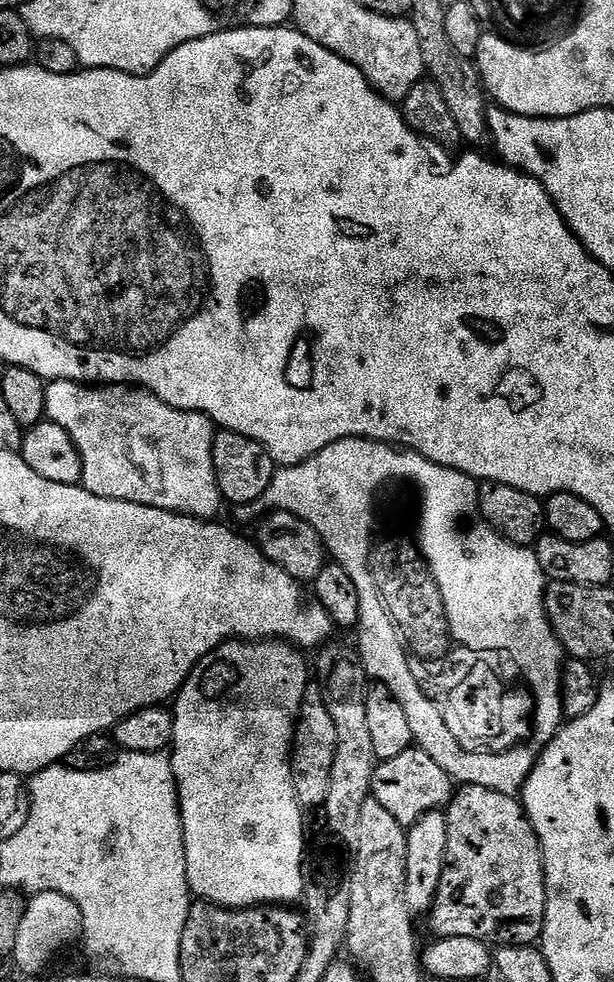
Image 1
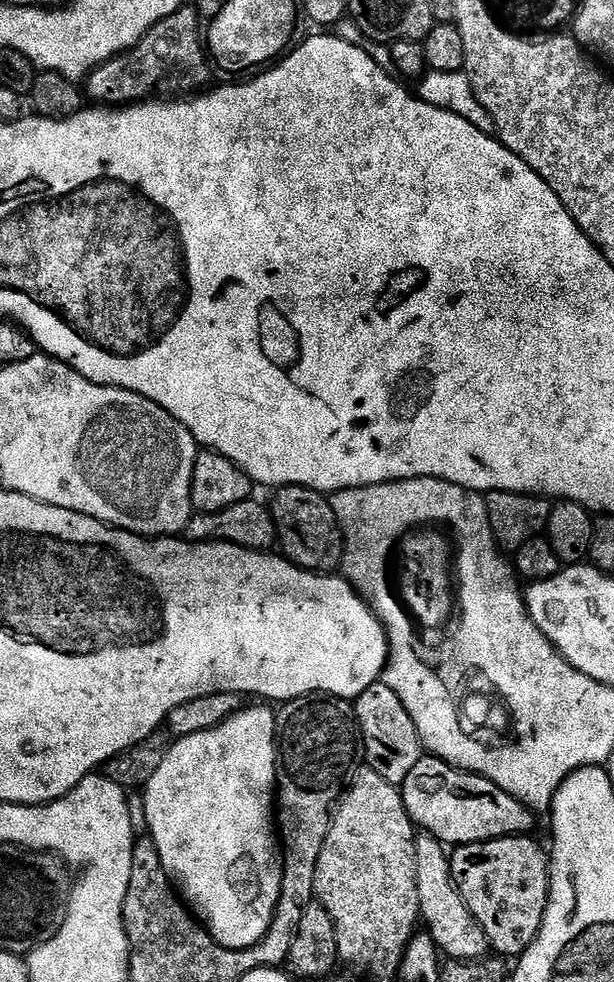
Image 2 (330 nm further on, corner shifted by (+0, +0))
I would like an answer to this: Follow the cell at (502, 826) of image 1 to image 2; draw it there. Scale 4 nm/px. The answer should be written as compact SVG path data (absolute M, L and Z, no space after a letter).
M528 834L503 836L497 840L483 840L477 844L459 845L451 853L452 883L466 902L470 914L486 930L489 949L504 958L519 958L535 942L548 909L550 856L532 841Z

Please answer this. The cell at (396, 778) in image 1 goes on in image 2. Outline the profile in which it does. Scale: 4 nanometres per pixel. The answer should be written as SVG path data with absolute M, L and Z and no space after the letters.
M431 754L424 755L418 766L406 774L402 795L413 825L445 846L477 844L503 836L528 834L533 831L531 828L537 820L527 804L506 794L506 790L499 788L493 780L453 768Z

